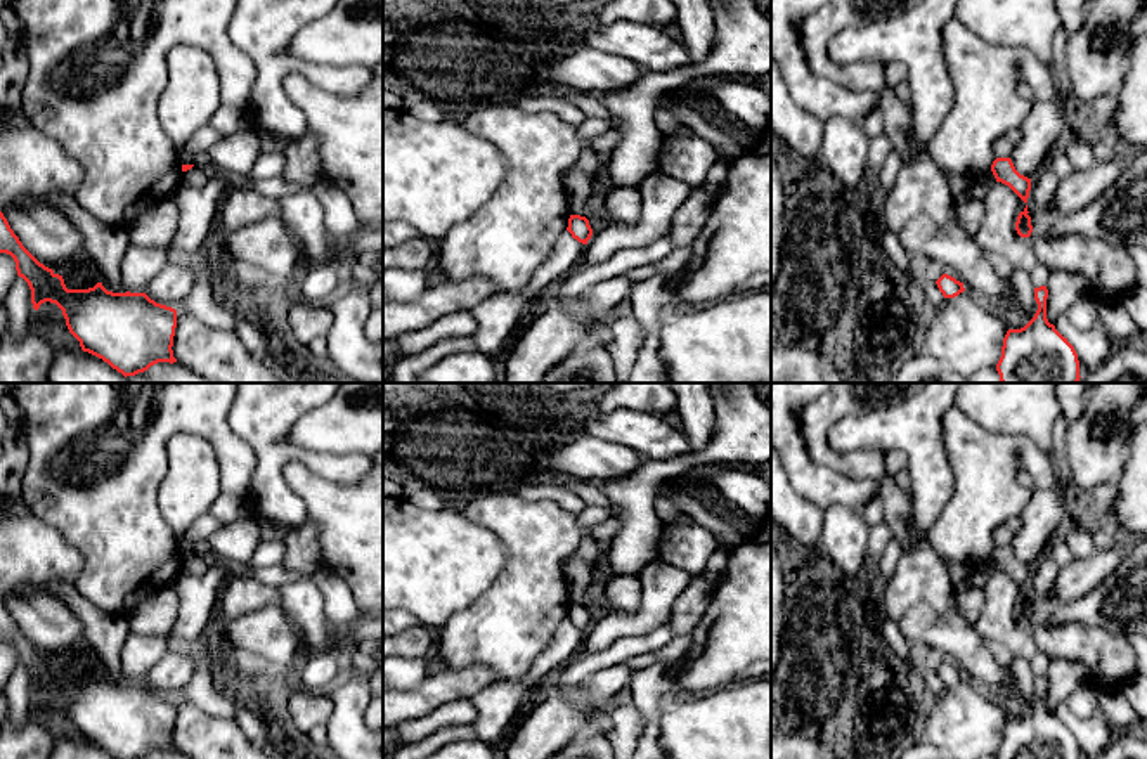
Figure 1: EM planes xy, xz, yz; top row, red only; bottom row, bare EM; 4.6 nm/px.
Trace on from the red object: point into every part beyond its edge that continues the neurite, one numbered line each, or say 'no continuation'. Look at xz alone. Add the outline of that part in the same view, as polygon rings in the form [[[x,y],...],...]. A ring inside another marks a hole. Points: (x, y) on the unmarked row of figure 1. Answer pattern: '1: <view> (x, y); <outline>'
no continuation

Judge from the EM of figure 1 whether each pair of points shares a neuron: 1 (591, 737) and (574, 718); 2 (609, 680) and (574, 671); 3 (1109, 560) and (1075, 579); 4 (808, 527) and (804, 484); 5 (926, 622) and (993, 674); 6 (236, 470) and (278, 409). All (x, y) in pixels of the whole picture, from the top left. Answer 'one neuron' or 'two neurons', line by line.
1: two neurons
2: two neurons
3: one neuron
4: two neurons
5: one neuron
6: two neurons

